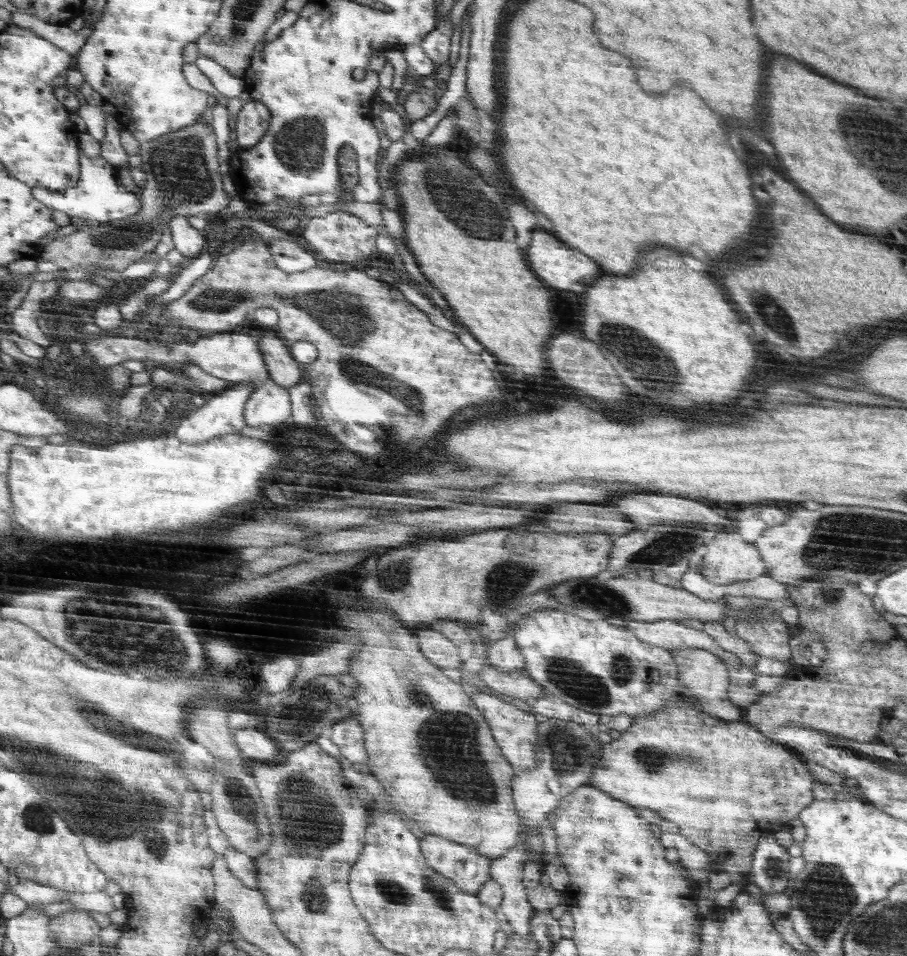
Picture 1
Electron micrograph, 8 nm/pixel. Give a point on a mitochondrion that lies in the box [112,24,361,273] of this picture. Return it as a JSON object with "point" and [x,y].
{"point":[301,145]}

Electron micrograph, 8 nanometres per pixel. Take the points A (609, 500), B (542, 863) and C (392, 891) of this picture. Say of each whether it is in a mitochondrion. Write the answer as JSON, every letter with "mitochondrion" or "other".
{"A":"other","B":"other","C":"mitochondrion"}

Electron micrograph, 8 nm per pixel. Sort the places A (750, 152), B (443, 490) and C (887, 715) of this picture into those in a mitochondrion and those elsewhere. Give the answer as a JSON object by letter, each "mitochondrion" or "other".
{"A":"other","B":"other","C":"other"}

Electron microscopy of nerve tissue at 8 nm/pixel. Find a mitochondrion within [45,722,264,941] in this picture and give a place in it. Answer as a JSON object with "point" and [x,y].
{"point":[102,826]}

